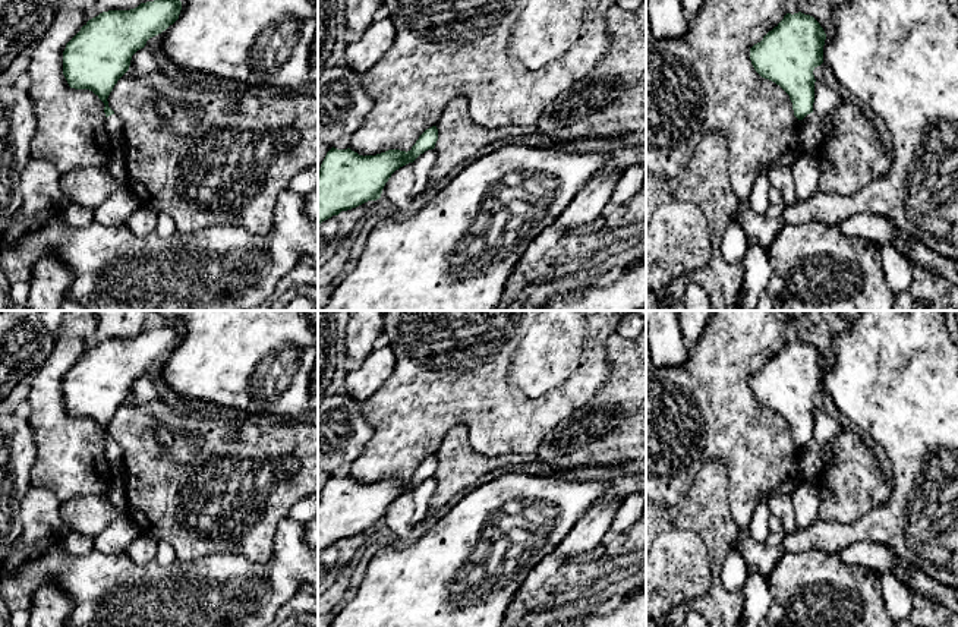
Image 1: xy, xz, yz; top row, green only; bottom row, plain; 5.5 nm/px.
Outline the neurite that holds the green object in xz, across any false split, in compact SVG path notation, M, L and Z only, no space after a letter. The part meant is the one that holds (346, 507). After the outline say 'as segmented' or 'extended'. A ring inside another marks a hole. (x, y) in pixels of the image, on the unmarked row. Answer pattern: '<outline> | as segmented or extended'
M426 457L410 479L388 478L376 483L359 483L347 478L331 476L318 498L318 552L381 526L391 502L413 491L420 482L434 478L438 457Z | as segmented

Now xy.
M167 325L141 331L130 338L108 338L89 347L81 359L66 372L63 379L63 403L70 416L89 418L103 431L105 441L105 460L113 473L123 470L123 450L108 435L108 423L117 409L129 398L132 384L145 375L146 369L173 353L180 343L182 330Z | extended

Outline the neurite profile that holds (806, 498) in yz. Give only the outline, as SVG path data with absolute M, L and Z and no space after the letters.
M814 441L807 442L801 448L800 460L803 479L800 486L791 494L798 529L809 527L819 520L819 479L823 467L822 447Z

